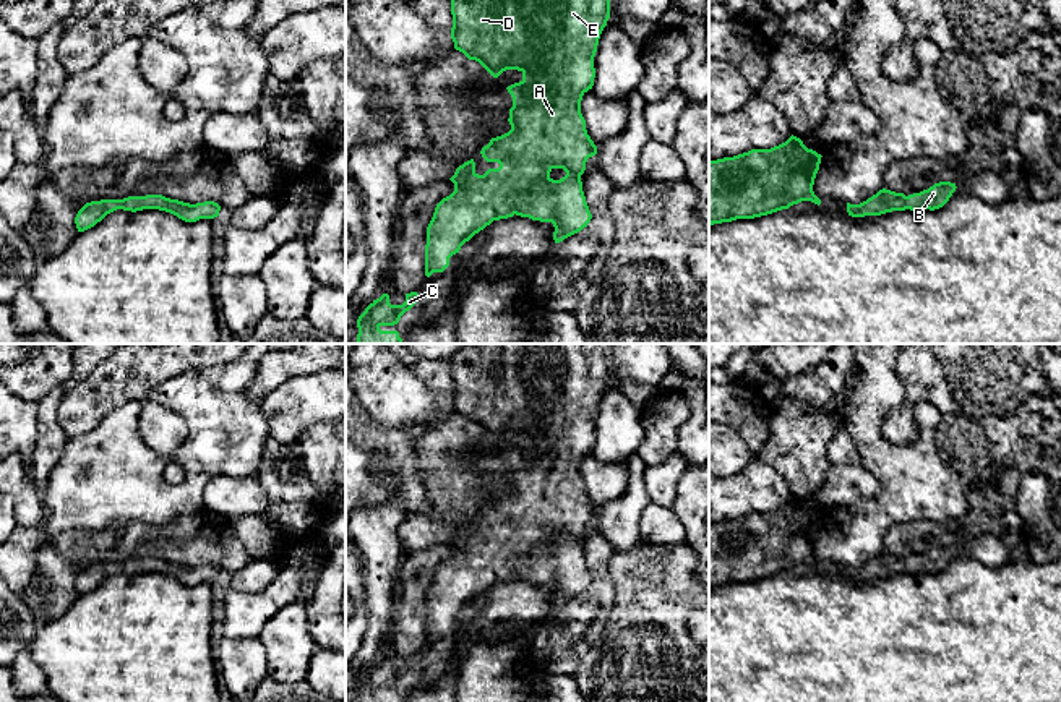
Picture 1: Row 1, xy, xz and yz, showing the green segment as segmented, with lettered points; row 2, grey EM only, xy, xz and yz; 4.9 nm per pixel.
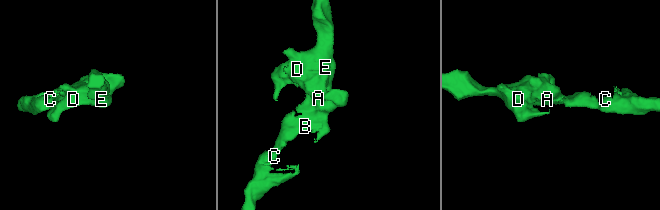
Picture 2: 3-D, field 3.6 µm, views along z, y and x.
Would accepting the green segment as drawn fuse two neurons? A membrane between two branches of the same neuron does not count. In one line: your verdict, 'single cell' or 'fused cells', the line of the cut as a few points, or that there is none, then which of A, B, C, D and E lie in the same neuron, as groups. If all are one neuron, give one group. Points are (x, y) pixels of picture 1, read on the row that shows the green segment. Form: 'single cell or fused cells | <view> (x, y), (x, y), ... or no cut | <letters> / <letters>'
single cell | no cut | A B C D E

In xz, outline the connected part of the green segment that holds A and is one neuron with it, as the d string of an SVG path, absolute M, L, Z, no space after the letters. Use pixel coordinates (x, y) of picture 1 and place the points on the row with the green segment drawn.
M451 0L454 49L469 60L479 62L493 78L506 70L518 70L522 79L508 86L513 97L509 109L511 130L492 138L480 154L487 162L498 162L498 169L488 169L483 175L475 172L474 159L459 165L449 178L454 191L443 198L427 227L425 276L443 272L449 258L461 246L493 220L516 216L532 220L552 222L555 243L581 232L592 219L582 191L581 175L589 157L597 154L597 146L586 130L581 113L582 96L592 89L595 68L594 57L599 39L610 18L610 0Z

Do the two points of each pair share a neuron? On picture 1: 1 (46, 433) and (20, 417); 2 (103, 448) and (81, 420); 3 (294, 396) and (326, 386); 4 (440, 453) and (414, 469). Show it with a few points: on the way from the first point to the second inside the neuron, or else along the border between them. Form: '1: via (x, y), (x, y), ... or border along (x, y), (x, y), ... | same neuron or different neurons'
1: border along (38, 402), (38, 440), (34, 453), (26, 462) | different neurons
2: border along (119, 407), (112, 409), (90, 430), (70, 438) | different neurons
3: via (302, 396), (318, 394) | same neuron
4: border along (412, 441), (419, 453), (420, 466), (425, 470) | different neurons

